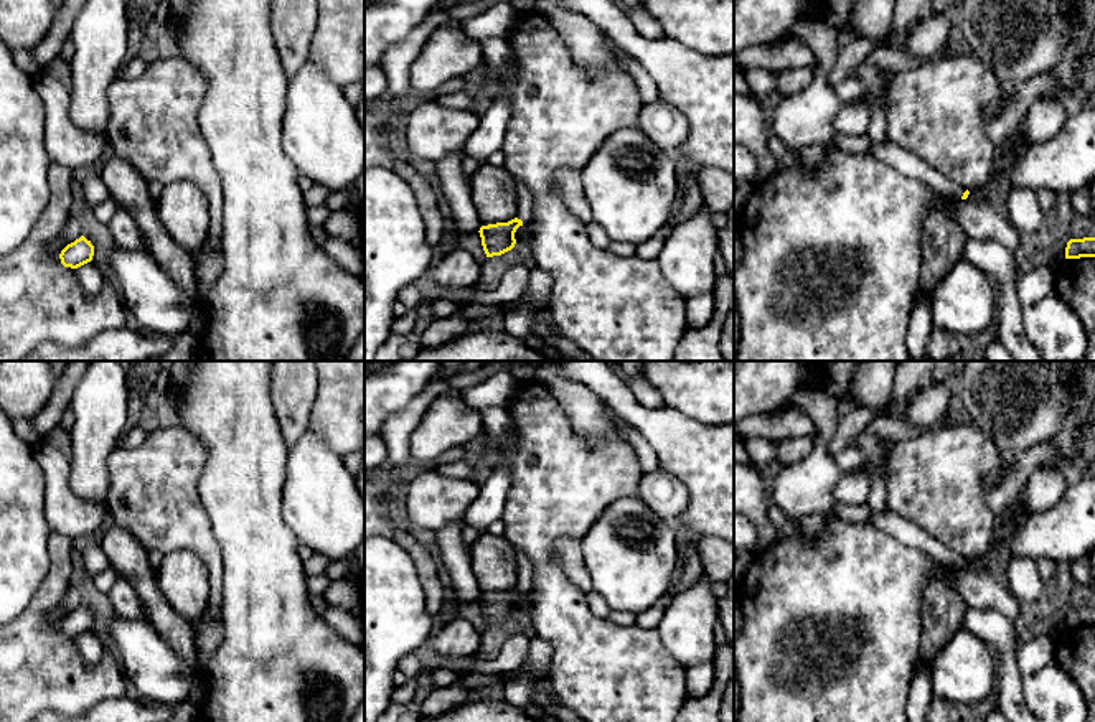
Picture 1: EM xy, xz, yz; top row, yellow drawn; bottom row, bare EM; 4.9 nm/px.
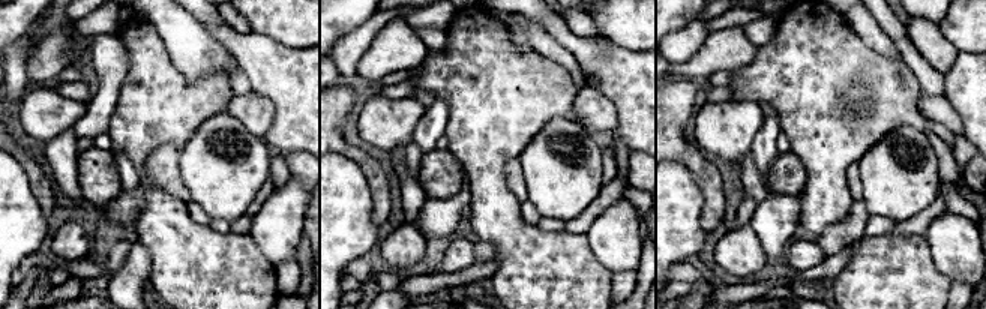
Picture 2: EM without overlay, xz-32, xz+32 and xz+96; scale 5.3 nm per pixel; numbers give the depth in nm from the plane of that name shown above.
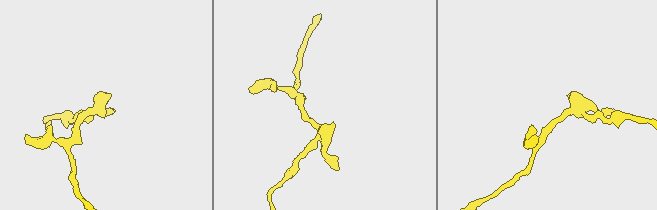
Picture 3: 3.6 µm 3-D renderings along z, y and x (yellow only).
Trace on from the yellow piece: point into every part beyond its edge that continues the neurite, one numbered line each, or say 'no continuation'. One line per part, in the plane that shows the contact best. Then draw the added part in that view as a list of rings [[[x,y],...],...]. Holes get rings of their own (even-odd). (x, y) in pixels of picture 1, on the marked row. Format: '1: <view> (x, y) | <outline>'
1: yz (904, 162) | [[[871,143],[869,153],[899,173],[925,183],[933,193],[942,196],[961,198],[966,191],[958,183],[930,168],[925,162],[917,160],[914,153],[895,143]]]

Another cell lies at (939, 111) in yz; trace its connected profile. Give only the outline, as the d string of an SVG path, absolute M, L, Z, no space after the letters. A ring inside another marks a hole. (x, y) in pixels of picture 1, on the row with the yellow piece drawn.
M973 54L958 58L935 56L920 68L904 71L892 77L881 92L884 105L887 137L891 143L902 147L925 162L942 176L950 178L965 190L985 190L994 175L998 147L985 134L985 125L993 120L993 107L1001 94L999 82L993 73Z

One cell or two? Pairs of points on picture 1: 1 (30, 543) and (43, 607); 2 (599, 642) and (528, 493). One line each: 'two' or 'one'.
1: two
2: one

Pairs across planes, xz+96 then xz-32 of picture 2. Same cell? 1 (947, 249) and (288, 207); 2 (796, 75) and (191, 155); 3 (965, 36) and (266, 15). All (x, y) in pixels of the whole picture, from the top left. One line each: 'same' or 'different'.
1: same
2: different
3: same

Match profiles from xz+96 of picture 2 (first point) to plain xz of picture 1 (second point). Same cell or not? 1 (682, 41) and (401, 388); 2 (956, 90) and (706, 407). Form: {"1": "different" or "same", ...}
{"1": "different", "2": "different"}

